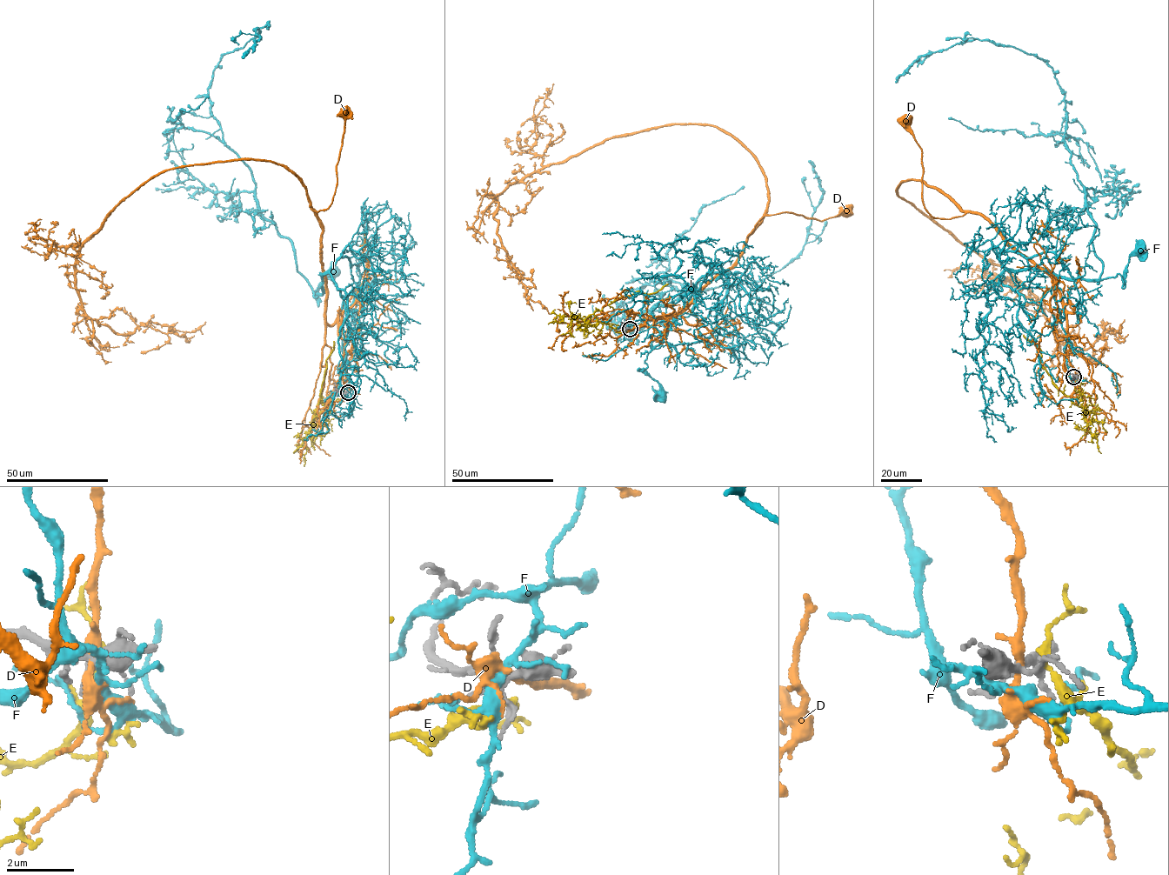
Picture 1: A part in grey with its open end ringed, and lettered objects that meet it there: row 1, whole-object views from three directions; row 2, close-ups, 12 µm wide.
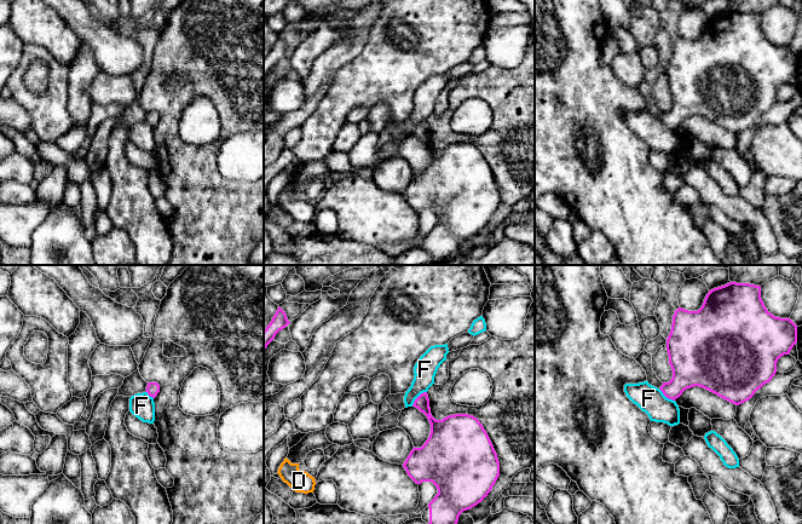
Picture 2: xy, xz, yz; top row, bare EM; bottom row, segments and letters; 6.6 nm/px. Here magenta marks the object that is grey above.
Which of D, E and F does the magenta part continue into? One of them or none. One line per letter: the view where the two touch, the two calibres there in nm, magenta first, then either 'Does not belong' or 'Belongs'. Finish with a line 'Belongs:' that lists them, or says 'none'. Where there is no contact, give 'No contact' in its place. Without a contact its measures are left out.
D: No contact. Does not belong
E: No contact. Does not belong
F: Touches magenta in xz. Thickness 110 nm (magenta) against 150 nm. Does not belong
Belongs: none

